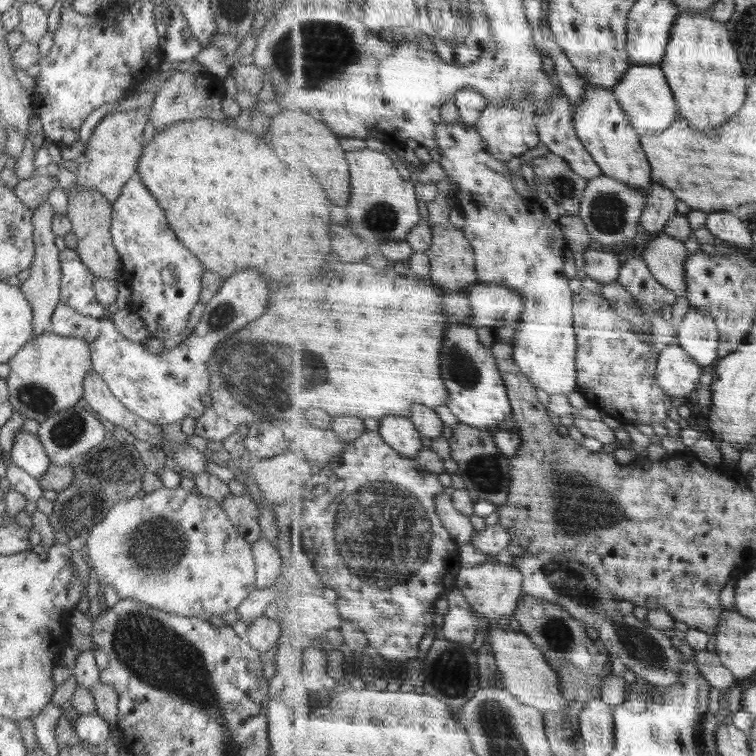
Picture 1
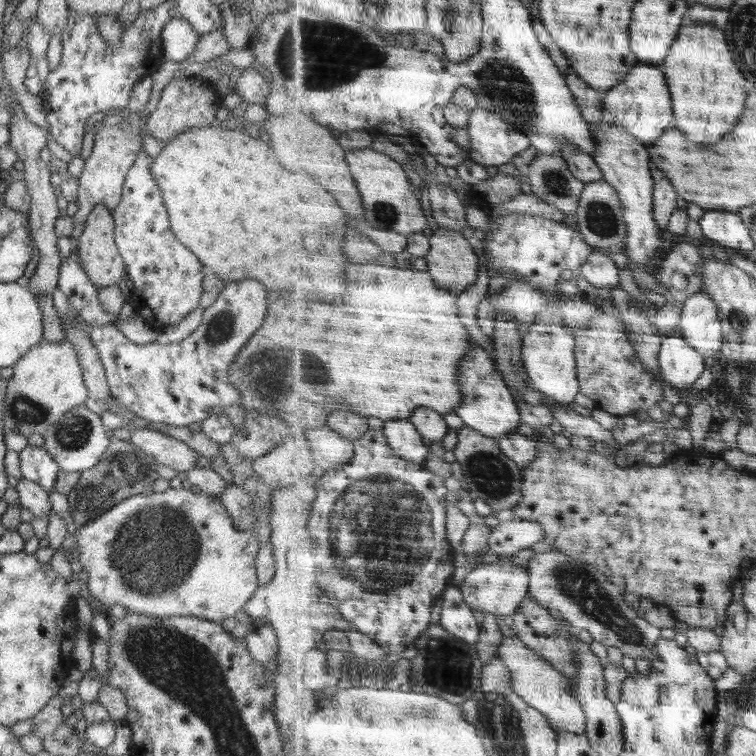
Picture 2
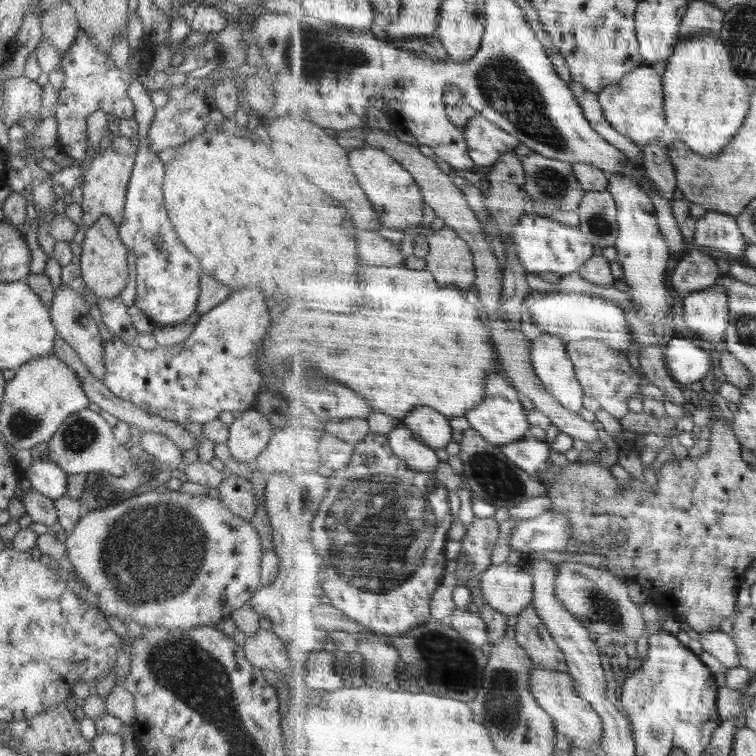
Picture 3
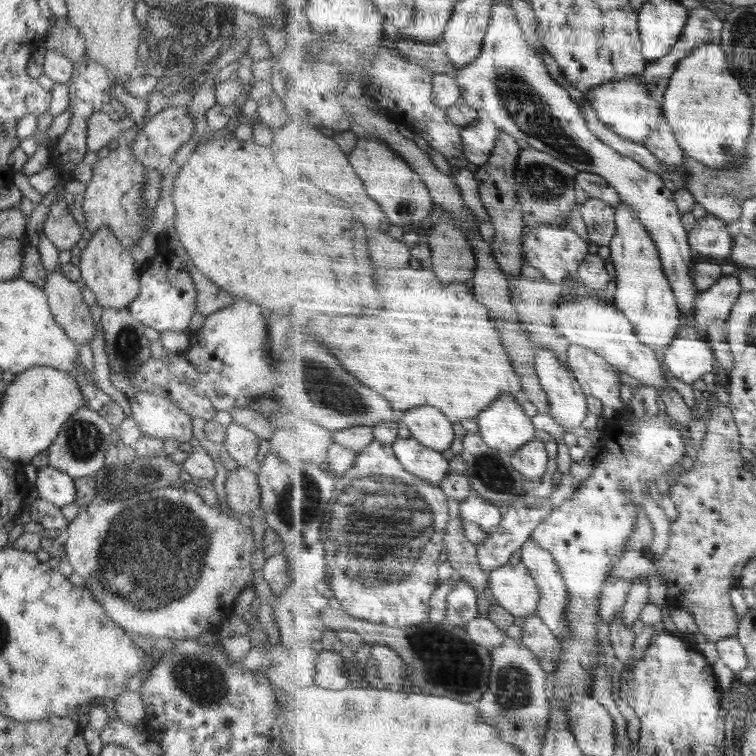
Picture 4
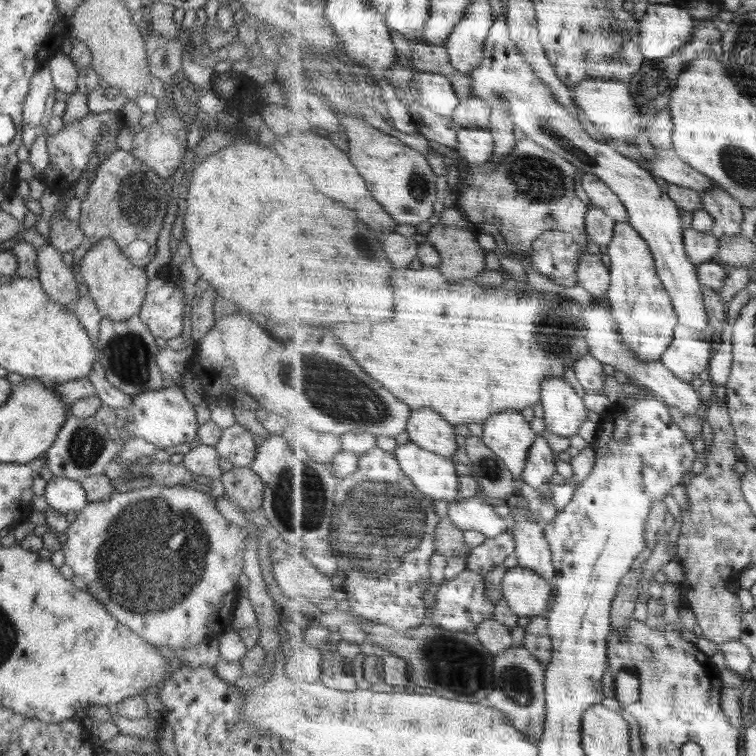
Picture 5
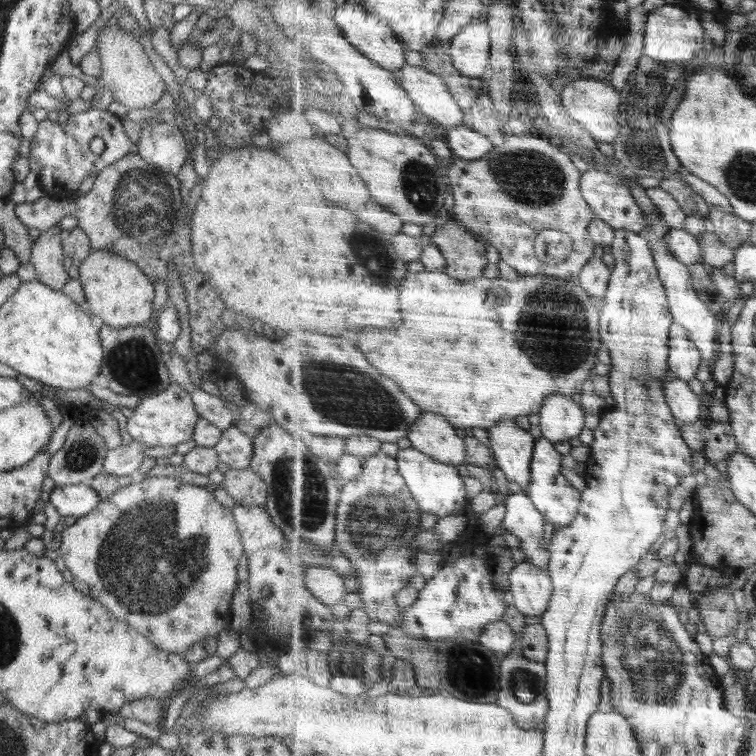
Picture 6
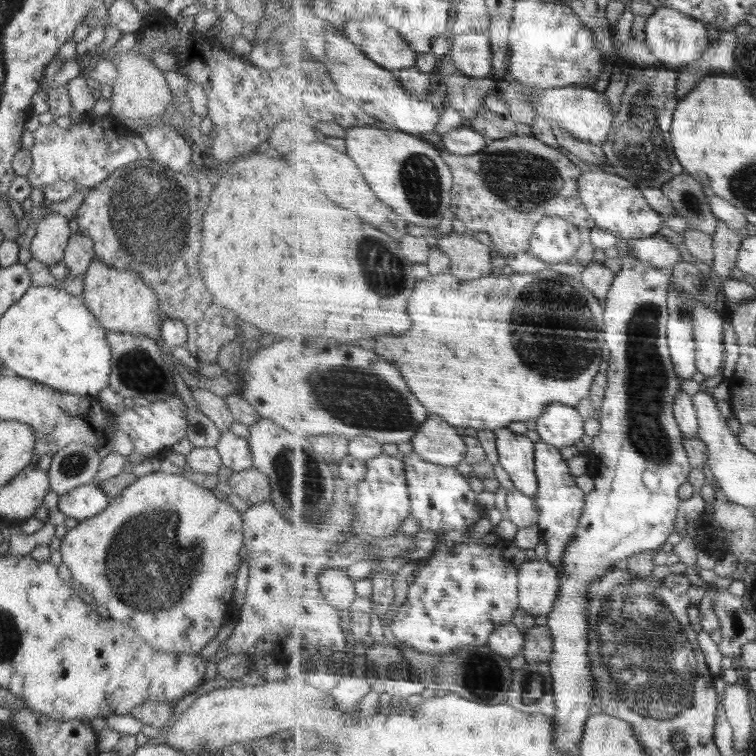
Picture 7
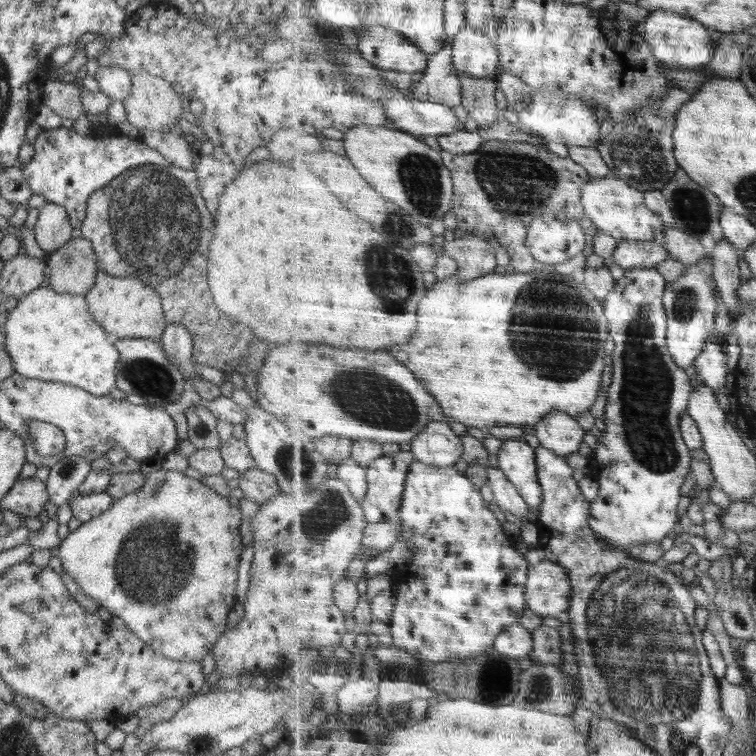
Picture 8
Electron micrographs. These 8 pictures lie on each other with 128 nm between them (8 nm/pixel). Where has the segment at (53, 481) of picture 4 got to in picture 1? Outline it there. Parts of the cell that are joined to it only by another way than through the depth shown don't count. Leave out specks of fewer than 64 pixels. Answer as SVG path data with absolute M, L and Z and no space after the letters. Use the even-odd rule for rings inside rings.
M23 428L17 435L14 448L8 455L11 462L14 462L18 468L22 468L37 479L46 474L46 470L51 464L38 436L28 434Z

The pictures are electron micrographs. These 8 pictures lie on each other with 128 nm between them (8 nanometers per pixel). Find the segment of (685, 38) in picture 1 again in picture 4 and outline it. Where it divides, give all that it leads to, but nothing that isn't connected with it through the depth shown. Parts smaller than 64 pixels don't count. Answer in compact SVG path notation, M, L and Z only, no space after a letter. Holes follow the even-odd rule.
M710 44L696 48L694 56L680 62L664 100L662 110L670 119L668 123L684 154L722 171L746 158L754 126L754 100L742 88L740 80L730 74L722 46Z

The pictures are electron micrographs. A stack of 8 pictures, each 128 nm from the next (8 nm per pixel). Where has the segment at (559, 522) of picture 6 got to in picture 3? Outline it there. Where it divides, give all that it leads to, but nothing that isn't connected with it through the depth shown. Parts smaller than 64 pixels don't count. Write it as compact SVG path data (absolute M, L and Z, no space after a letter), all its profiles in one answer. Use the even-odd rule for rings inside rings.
M529 436L518 443L502 445L502 450L520 468L537 476L550 461L550 444L536 437Z

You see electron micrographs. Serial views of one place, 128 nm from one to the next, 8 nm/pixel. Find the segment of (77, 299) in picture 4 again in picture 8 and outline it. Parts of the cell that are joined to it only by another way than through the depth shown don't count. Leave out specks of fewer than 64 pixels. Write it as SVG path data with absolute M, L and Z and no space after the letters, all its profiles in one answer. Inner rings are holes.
M47 202L40 209L34 236L40 248L48 254L70 240L72 229L64 205Z

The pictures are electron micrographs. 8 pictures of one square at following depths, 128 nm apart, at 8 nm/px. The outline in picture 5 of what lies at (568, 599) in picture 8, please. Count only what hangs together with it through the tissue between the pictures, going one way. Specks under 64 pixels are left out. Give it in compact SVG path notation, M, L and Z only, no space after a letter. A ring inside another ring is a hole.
M522 566L509 569L502 588L504 598L516 614L533 618L549 612L554 586L534 569Z

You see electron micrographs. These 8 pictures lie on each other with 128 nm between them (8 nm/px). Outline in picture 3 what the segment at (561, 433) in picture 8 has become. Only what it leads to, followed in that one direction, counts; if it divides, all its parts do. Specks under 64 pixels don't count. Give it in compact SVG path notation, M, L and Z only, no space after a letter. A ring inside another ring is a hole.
M549 333L536 338L532 343L533 364L538 377L544 382L546 389L566 409L582 412L585 408L586 392L579 380L573 358L569 356L569 344L561 336Z

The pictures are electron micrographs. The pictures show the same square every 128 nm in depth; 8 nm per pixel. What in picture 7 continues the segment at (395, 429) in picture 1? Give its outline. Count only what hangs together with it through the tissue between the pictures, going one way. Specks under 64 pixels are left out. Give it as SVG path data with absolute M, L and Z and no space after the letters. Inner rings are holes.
M412 451L406 455L406 476L413 504L412 514L422 524L422 531L436 532L442 541L436 545L428 563L420 564L420 573L408 590L407 601L396 609L397 614L391 624L393 634L399 642L431 654L451 654L462 646L489 646L490 636L498 627L512 623L521 608L521 569L506 562L504 556L509 541L498 535L496 525L494 530L492 526L488 528L488 532L492 532L490 540L486 540L486 536L480 542L476 540L472 526L486 518L487 514L478 510L479 494L472 488L469 477L463 476L456 467L434 464Z

